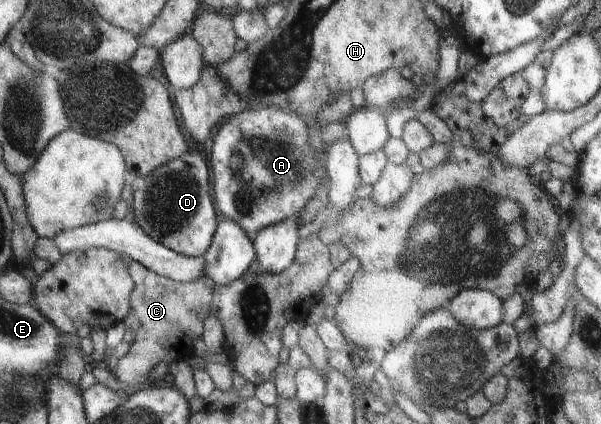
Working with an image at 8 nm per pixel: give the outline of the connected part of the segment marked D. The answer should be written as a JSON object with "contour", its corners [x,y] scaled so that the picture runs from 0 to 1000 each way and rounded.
{"contour":[[[304,361],[301,370],[278,380],[248,413],[221,427],[223,526],[251,564],[268,573],[290,597],[328,608],[351,580],[358,557],[361,502],[348,455],[348,399],[339,370],[324,361]]]}

